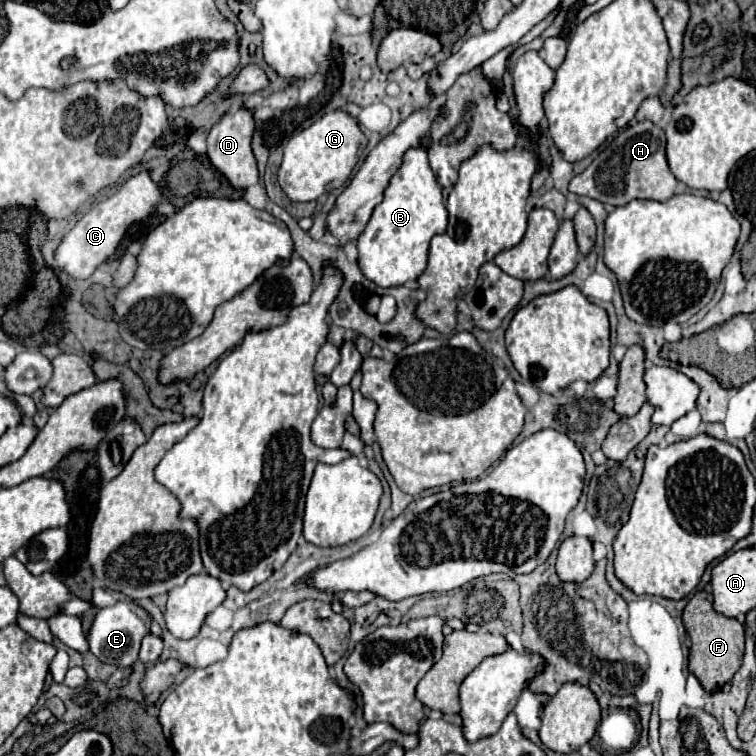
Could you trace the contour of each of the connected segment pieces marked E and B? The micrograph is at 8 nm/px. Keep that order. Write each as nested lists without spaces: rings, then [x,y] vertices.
[[[117,601],[115,605],[97,611],[93,627],[89,631],[89,647],[95,657],[115,667],[131,667],[137,661],[139,645],[143,637],[149,635],[151,615],[141,607],[141,617],[139,617],[139,613],[135,613],[135,607],[137,605],[131,601]]]
[[[409,149],[397,175],[385,189],[385,199],[373,209],[369,223],[357,237],[359,269],[379,287],[399,287],[407,281],[417,281],[427,267],[429,241],[445,233],[447,209],[441,187],[429,167],[425,149]]]

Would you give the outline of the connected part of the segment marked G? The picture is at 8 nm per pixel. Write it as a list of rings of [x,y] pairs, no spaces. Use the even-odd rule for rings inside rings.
[[[335,109],[317,119],[311,127],[293,135],[285,147],[279,167],[279,185],[291,201],[317,201],[323,193],[339,189],[357,165],[367,137],[345,109]]]

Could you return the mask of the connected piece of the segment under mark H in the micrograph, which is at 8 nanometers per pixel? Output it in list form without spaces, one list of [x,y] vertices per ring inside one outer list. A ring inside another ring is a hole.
[[[651,121],[629,125],[607,139],[591,165],[569,183],[569,191],[597,199],[607,207],[621,207],[633,199],[667,201],[675,195],[675,187],[677,179],[665,159],[665,133]]]

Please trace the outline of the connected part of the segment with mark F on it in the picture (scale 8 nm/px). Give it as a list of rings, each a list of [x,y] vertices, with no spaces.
[[[697,591],[685,605],[683,625],[691,637],[689,653],[689,671],[699,679],[707,693],[719,691],[725,683],[733,679],[741,667],[743,647],[745,647],[745,629],[737,619],[729,619],[713,609],[713,597],[709,591]]]

